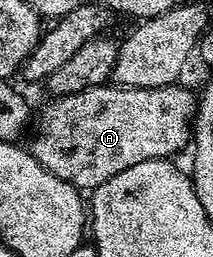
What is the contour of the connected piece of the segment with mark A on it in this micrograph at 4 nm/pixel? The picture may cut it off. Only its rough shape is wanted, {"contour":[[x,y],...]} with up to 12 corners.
{"contour":[[183,86],[52,98],[31,155],[78,189],[193,139]]}

